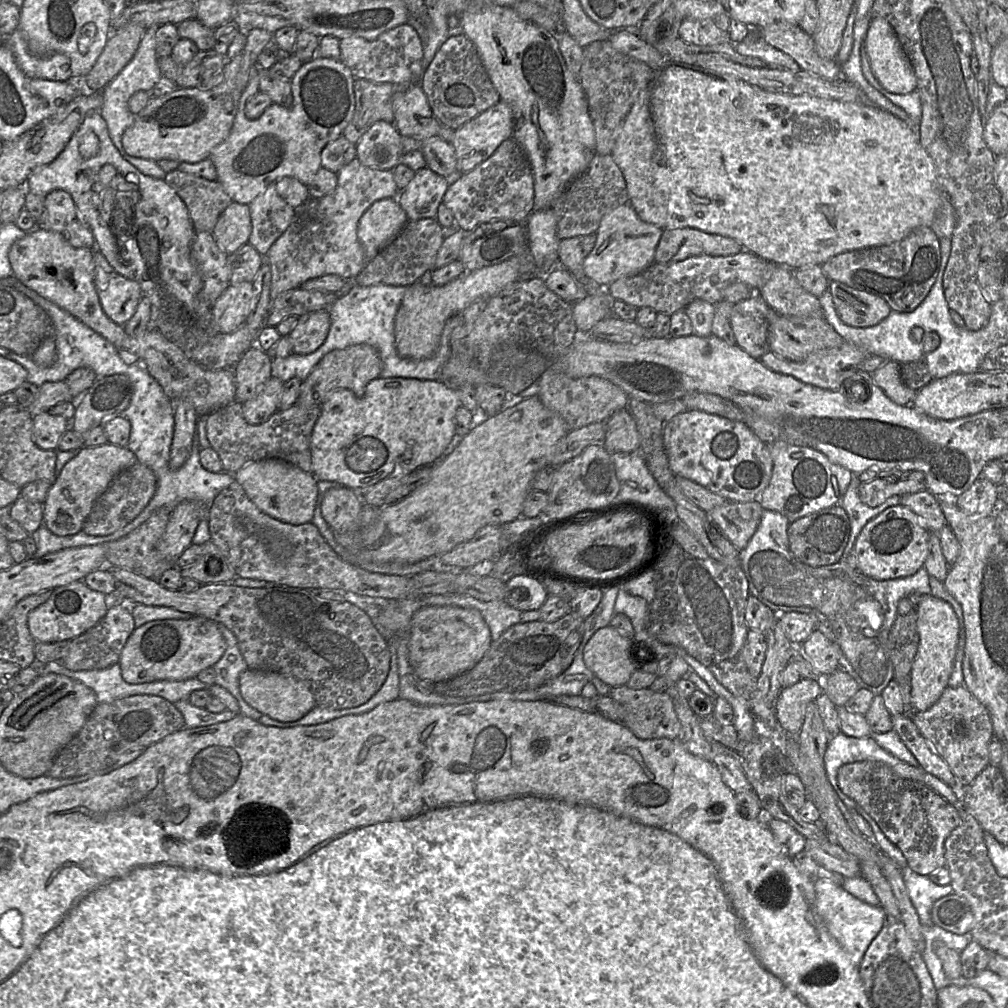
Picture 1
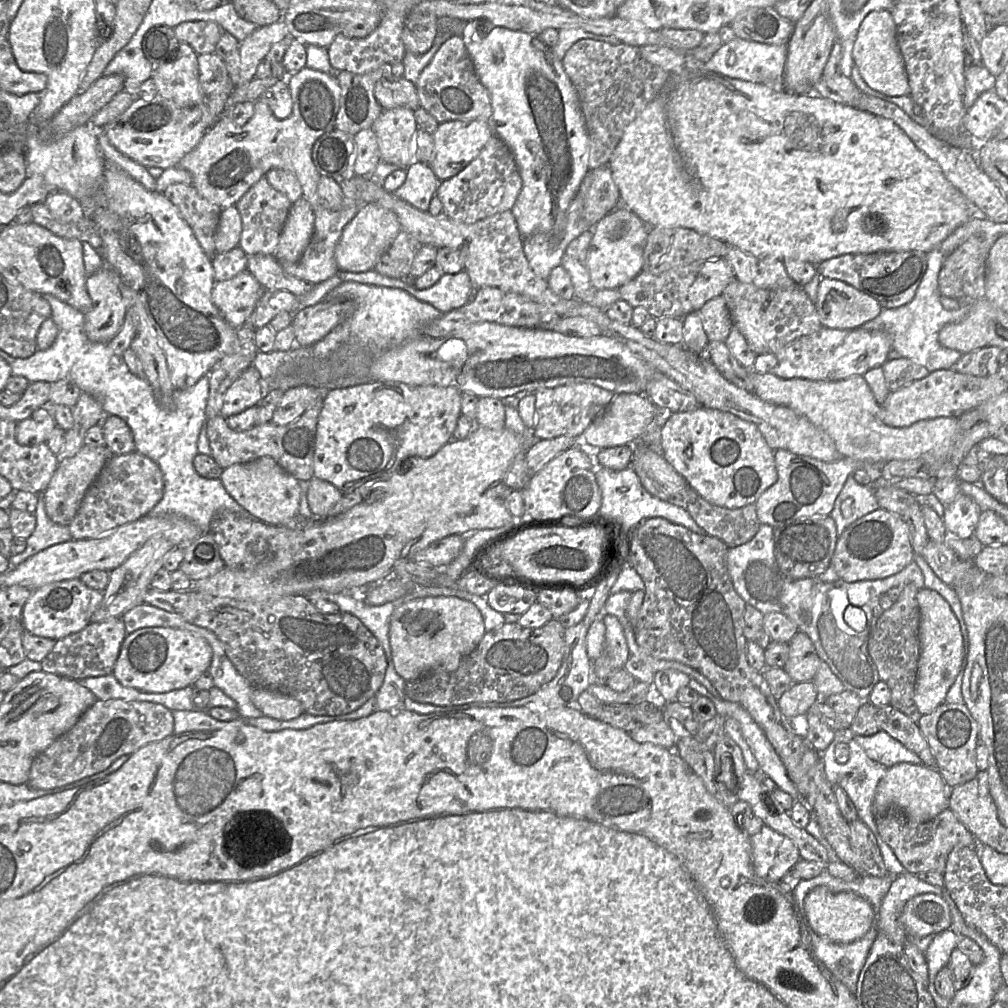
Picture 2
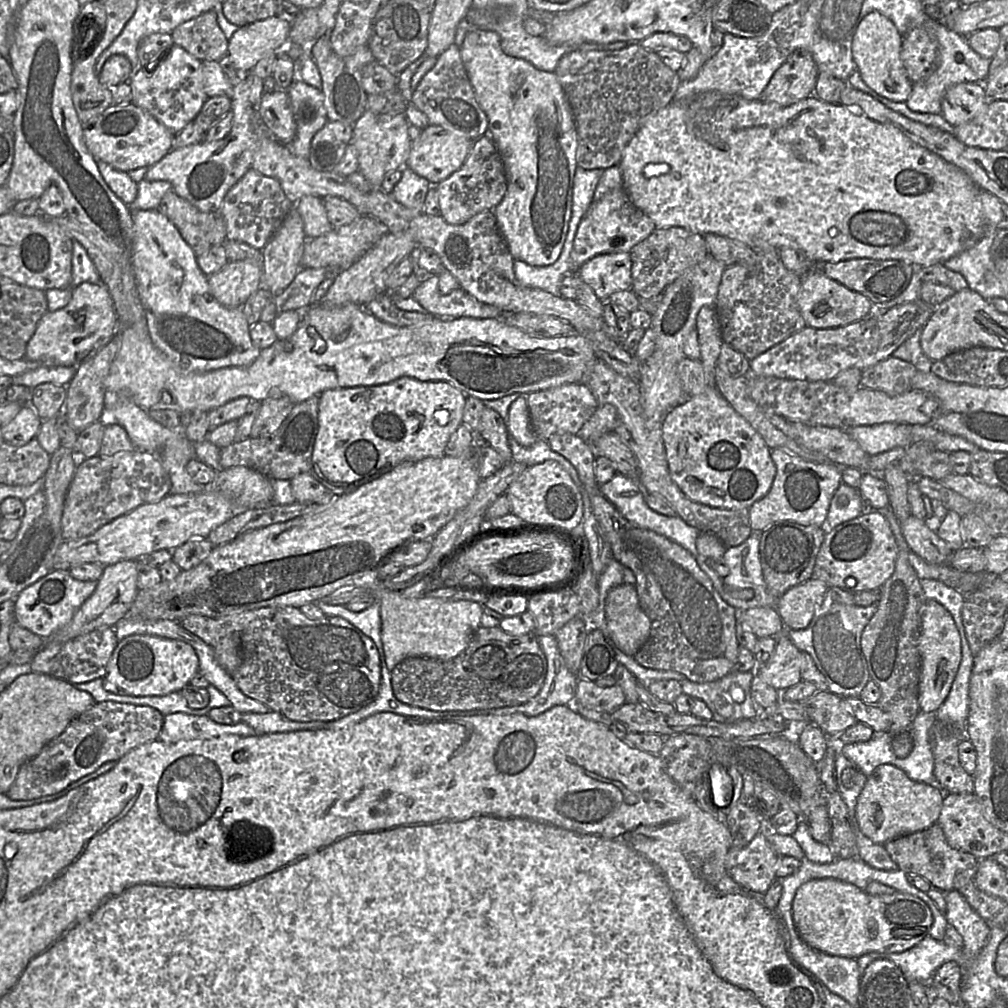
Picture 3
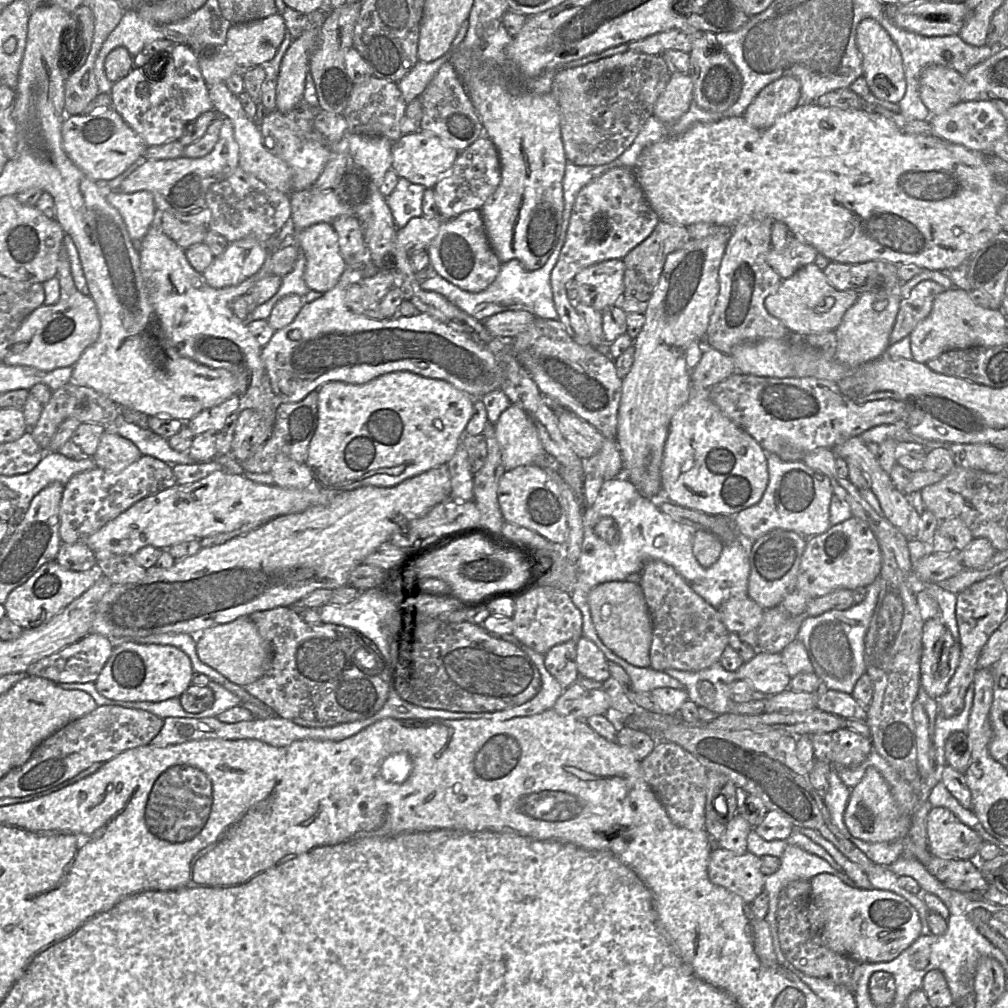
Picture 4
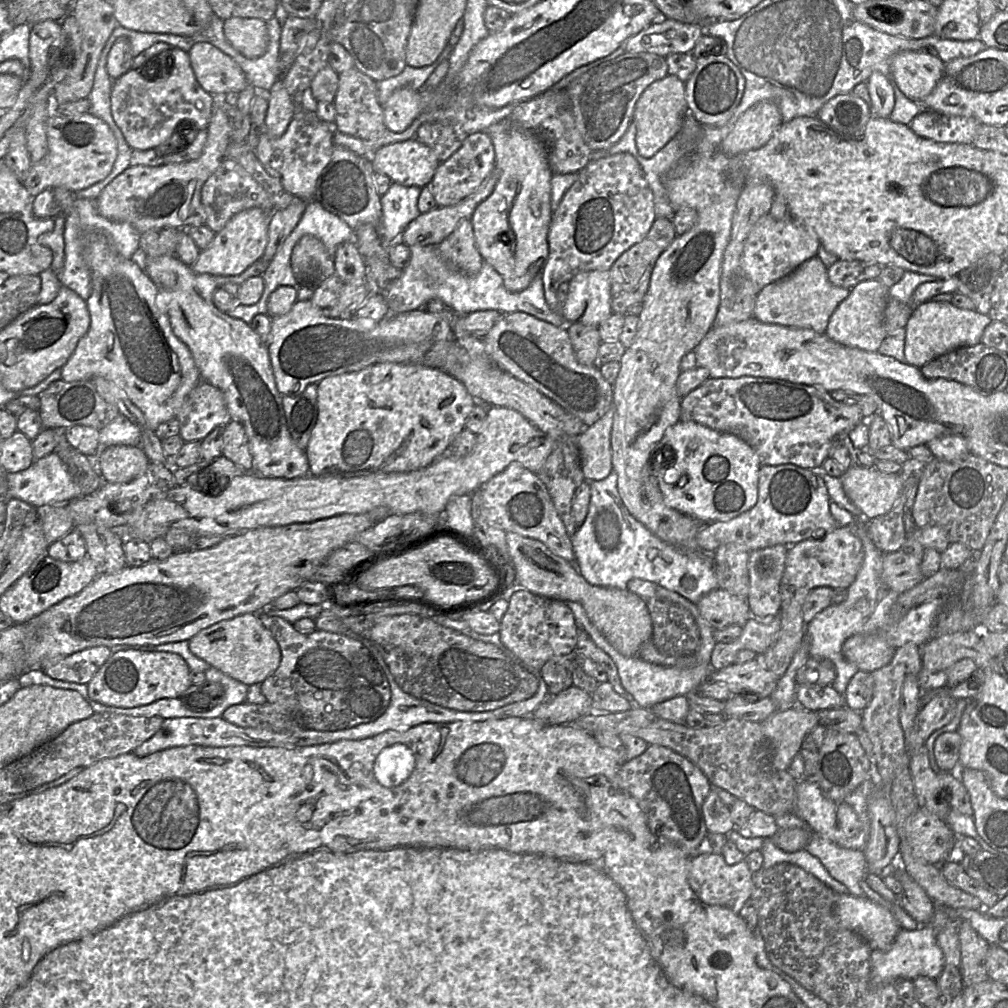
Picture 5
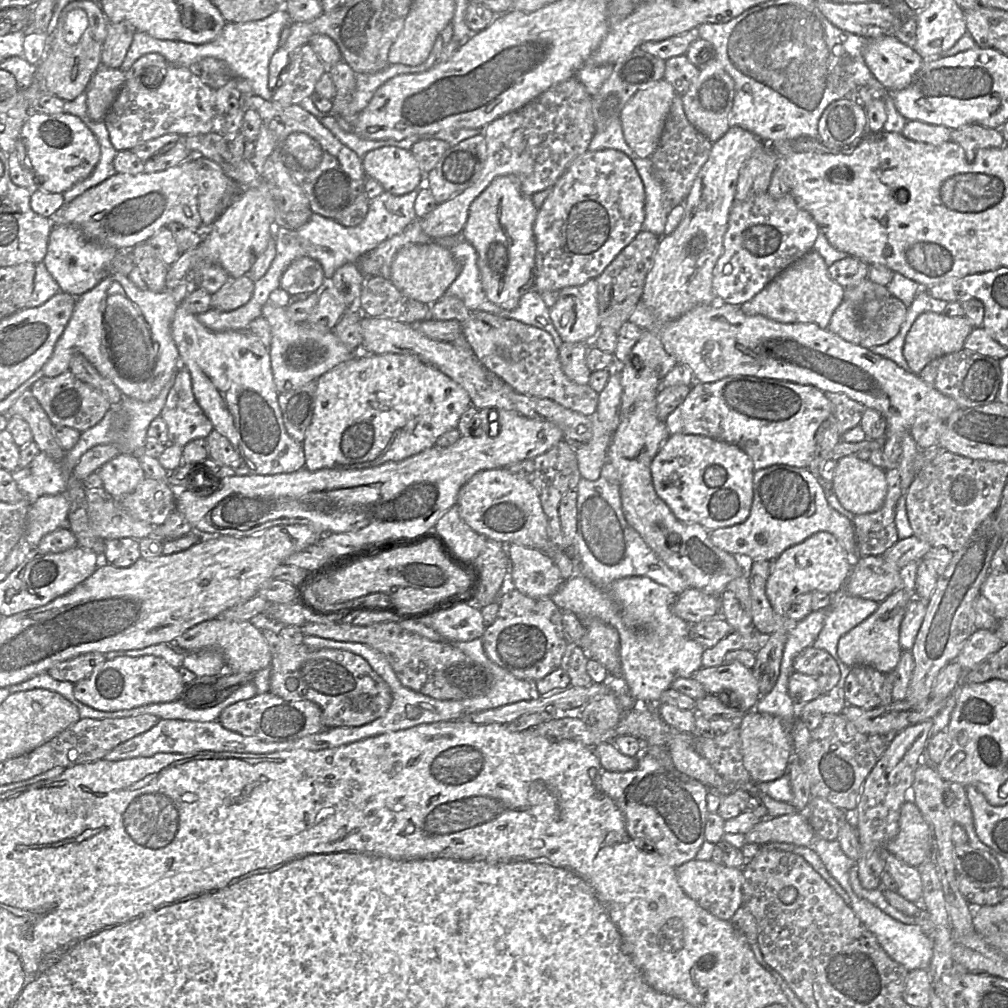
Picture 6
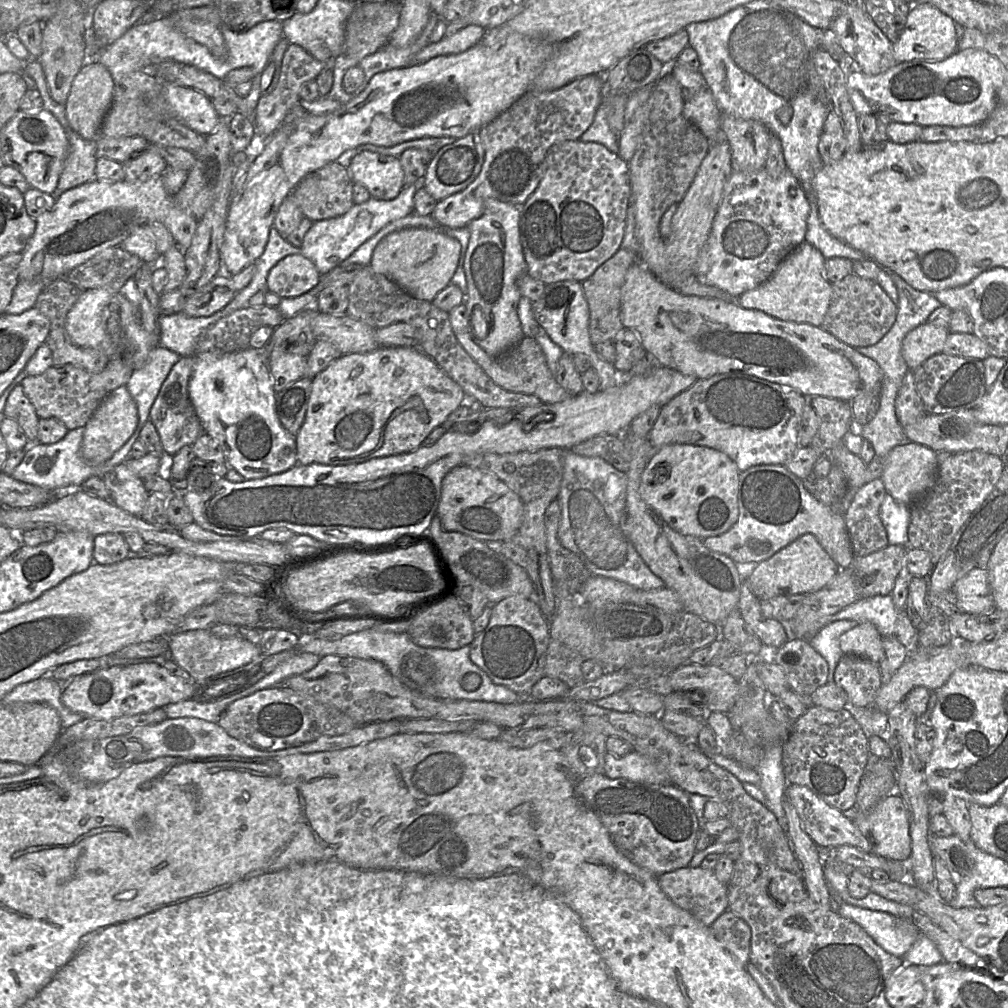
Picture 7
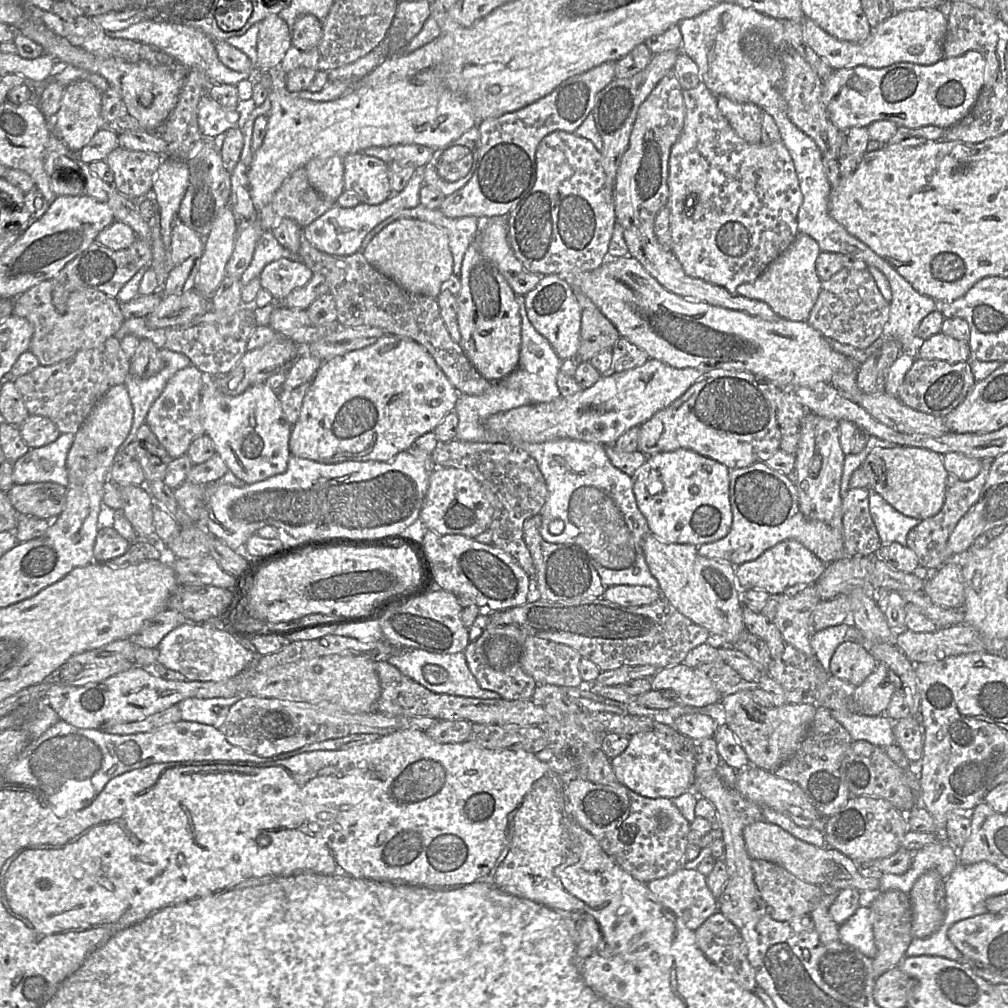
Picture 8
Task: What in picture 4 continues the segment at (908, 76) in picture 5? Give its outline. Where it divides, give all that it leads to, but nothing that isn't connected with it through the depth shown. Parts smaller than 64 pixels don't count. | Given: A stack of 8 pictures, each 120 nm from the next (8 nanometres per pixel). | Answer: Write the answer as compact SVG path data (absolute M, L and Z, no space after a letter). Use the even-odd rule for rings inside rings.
M933 65L920 78L920 98L932 115L939 115L961 102L963 75L955 70Z

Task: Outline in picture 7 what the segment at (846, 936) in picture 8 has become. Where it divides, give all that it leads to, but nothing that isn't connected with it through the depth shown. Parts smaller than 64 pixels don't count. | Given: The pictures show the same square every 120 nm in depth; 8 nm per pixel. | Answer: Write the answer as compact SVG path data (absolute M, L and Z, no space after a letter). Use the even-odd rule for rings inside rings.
M828 884L831 909L858 924L887 953L902 958L920 935L910 919L857 907L847 902Z

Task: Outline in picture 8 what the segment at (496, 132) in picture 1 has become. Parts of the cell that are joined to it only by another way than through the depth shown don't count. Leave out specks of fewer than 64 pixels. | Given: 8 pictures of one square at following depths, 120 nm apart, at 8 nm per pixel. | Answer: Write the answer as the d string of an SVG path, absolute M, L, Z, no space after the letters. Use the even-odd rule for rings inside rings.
M363 153L343 157L344 190L353 192L362 204L378 205L393 194L388 164Z

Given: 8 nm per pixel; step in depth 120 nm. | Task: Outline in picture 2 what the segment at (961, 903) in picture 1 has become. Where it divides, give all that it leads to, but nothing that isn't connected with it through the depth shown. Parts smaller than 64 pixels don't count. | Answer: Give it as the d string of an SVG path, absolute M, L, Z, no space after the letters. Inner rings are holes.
M924 894L913 897L903 908L901 924L911 939L936 935L951 929L949 906L943 896Z

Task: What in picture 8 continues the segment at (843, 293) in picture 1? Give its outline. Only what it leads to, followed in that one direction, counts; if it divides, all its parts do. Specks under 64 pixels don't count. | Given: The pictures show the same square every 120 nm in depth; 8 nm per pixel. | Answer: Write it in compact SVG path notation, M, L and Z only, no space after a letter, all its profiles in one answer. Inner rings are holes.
M798 232L791 245L757 279L739 285L736 294L766 303L780 318L806 322L821 289L822 280L816 272L816 260L820 252L818 243L812 237Z

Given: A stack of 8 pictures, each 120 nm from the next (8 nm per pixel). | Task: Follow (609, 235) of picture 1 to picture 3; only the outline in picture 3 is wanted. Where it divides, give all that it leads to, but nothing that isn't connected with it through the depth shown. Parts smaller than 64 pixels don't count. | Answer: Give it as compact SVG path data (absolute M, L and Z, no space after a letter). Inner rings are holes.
M629 252L600 254L586 261L578 270L578 276L591 287L602 301L632 286L632 261Z

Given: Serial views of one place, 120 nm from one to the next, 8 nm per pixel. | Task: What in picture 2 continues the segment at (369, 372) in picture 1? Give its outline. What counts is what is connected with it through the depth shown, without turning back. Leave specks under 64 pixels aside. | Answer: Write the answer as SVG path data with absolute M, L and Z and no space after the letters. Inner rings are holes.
M301 385L284 391L270 422L286 425L296 420L316 401L322 401L325 391L311 385Z

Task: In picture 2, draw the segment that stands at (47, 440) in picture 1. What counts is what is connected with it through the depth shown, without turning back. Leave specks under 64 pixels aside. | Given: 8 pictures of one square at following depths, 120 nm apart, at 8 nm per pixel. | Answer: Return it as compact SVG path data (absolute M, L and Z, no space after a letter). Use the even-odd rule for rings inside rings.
M41 407L34 411L29 418L17 422L16 441L24 446L46 443L55 427L57 425L47 407Z

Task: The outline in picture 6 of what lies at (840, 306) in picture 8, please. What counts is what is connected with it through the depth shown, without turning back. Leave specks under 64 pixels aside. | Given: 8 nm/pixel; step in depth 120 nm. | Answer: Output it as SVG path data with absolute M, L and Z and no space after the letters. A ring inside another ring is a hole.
M868 278L858 285L846 287L844 300L854 305L862 329L860 346L867 349L886 344L893 339L898 334L908 309L886 286L876 284Z

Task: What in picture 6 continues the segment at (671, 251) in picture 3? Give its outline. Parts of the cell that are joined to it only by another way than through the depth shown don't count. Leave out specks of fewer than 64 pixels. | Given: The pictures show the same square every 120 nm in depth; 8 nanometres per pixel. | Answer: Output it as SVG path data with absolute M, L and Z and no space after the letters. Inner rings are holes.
M641 230L596 278L600 328L608 327L618 332L629 321L631 313L642 300L646 277L653 264L659 240L659 236Z

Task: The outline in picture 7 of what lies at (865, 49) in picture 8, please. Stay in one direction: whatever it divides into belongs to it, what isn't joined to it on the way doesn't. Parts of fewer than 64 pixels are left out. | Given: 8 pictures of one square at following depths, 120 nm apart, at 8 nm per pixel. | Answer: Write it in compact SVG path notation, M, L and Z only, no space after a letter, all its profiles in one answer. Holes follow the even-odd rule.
M928 2L912 5L897 41L893 42L893 55L897 63L913 60L940 61L958 50L957 24Z

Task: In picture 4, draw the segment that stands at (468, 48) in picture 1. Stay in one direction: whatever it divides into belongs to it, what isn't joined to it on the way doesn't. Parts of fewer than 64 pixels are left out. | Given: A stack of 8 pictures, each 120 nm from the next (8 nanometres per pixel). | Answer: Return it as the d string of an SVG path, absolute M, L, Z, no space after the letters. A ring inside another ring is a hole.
M450 60L442 64L437 74L418 98L422 105L422 119L419 130L437 136L443 143L455 149L458 153L461 153L484 135L481 118Z

